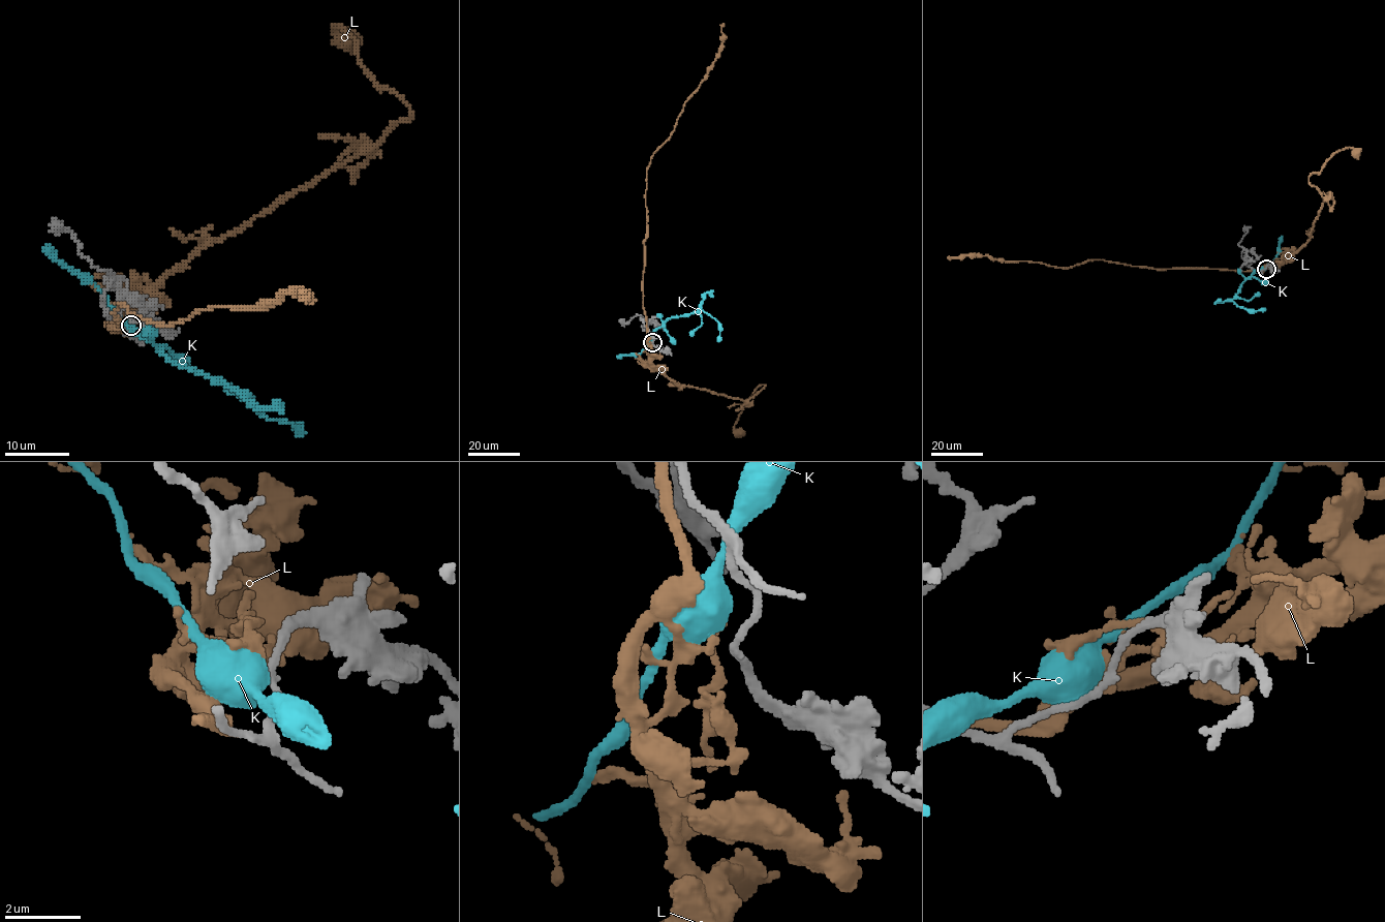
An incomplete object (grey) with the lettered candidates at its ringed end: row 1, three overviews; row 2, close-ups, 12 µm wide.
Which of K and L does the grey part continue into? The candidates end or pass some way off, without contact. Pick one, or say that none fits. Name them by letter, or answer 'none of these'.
none of these

